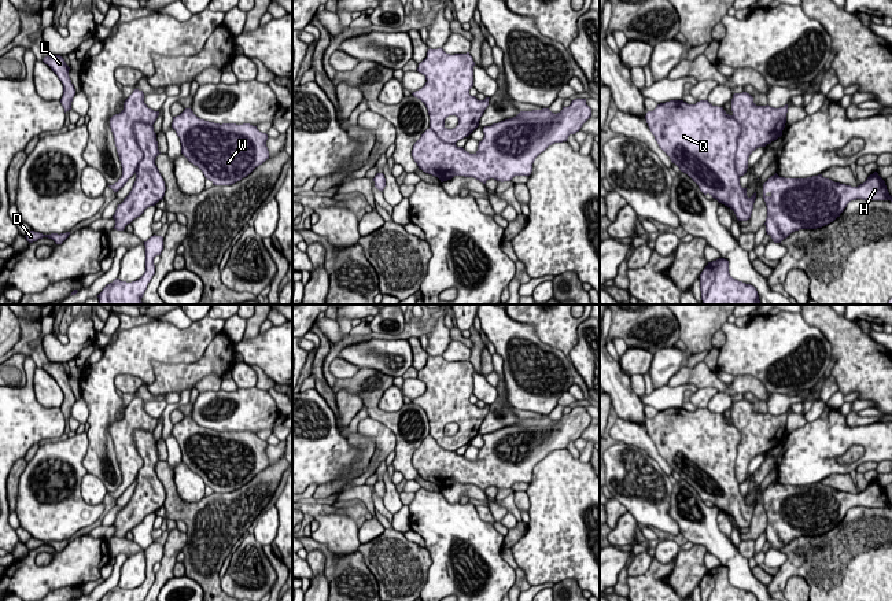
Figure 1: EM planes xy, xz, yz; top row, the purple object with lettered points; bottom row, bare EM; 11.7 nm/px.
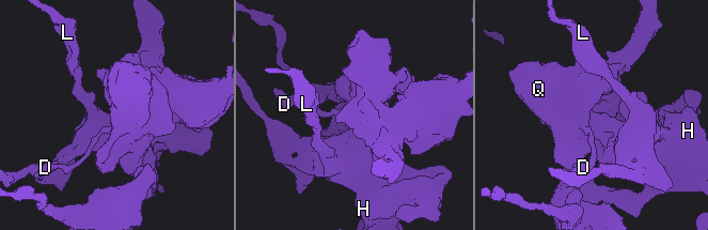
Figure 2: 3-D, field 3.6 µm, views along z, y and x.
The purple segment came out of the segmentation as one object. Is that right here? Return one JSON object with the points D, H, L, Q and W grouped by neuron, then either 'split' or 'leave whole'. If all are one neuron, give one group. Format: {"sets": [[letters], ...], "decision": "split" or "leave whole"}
{"sets": [["D", "W"], ["H", "L", "Q"]], "decision": "split"}

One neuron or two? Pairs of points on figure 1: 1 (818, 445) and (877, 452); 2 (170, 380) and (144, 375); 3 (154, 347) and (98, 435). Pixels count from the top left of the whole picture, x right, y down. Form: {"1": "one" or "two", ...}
{"1": "one", "2": "two", "3": "one"}

